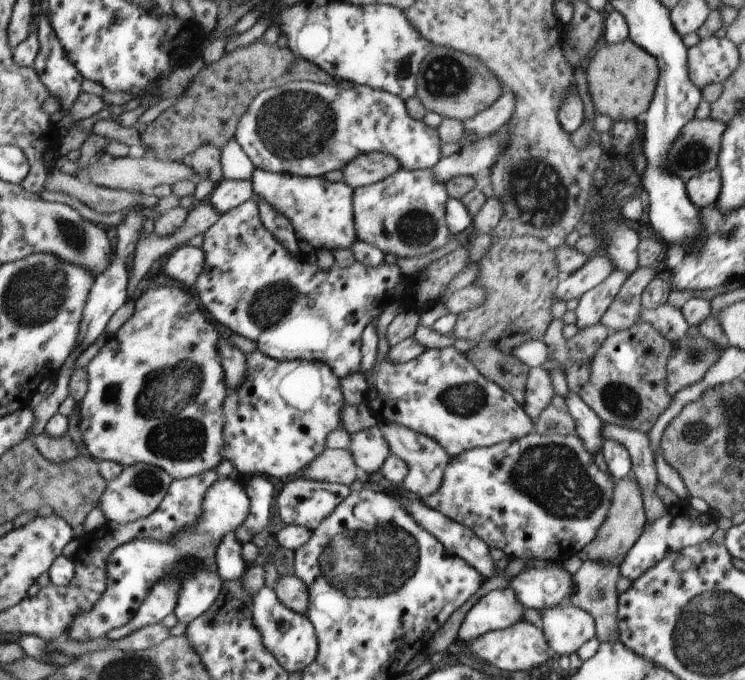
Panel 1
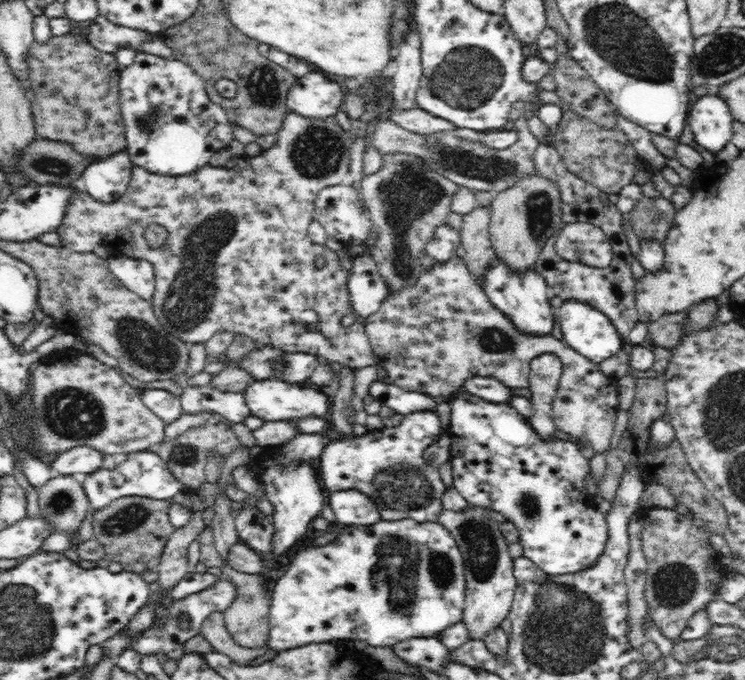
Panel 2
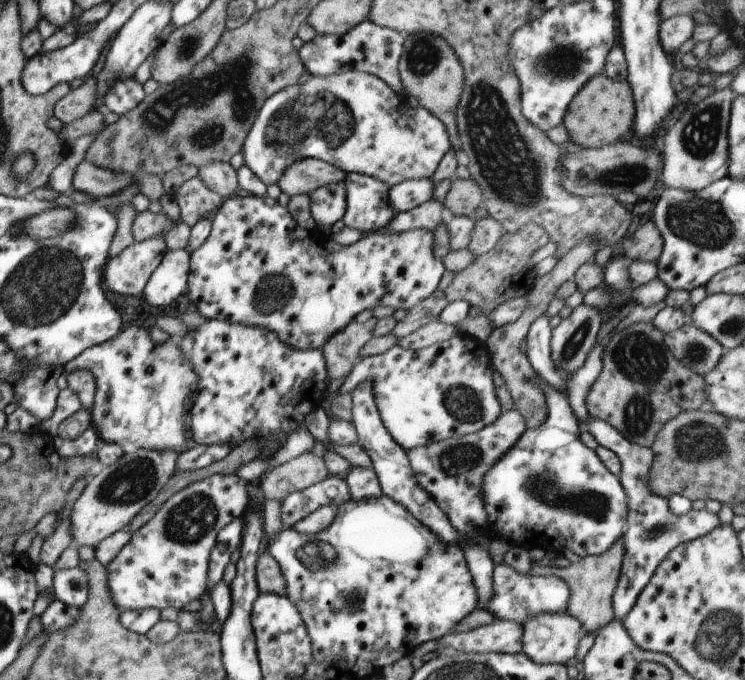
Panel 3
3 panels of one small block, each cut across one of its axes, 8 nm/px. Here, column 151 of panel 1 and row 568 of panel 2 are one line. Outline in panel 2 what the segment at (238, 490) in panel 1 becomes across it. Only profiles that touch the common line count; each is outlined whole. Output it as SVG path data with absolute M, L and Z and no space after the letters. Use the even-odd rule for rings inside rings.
M466 390L458 392L454 397L450 397L448 402L451 406L451 417L448 428L448 434L451 438L450 445L450 464L452 468L453 487L466 499L466 502L474 505L482 505L488 509L496 510L500 514L506 515L506 521L513 522L519 531L518 542L524 549L524 556L535 563L538 569L544 573L550 574L551 577L560 577L562 574L580 573L592 567L599 562L600 556L604 553L605 546L609 537L609 528L605 514L599 510L595 510L593 501L588 495L585 487L584 479L590 473L590 459L585 458L579 449L579 445L574 442L561 439L542 440L538 433L530 426L525 417L508 403L488 402L486 399L478 397L478 395L470 394Z

